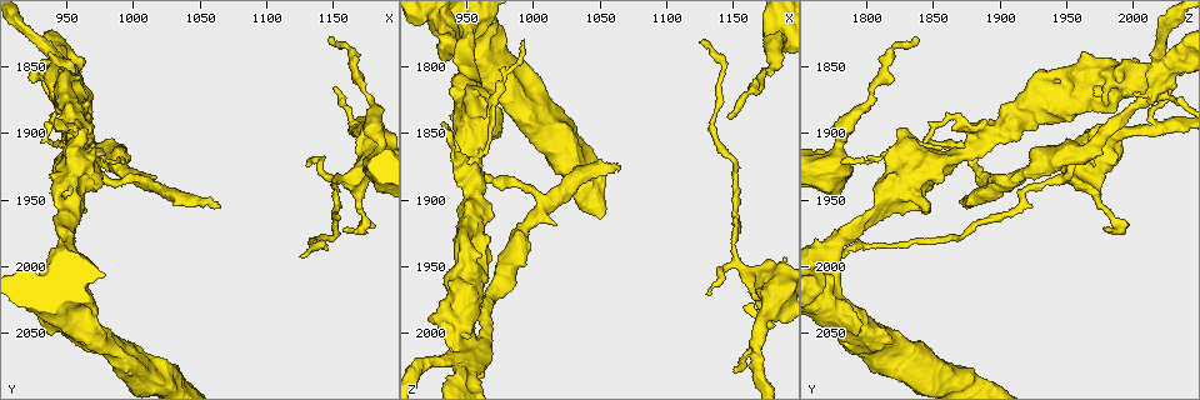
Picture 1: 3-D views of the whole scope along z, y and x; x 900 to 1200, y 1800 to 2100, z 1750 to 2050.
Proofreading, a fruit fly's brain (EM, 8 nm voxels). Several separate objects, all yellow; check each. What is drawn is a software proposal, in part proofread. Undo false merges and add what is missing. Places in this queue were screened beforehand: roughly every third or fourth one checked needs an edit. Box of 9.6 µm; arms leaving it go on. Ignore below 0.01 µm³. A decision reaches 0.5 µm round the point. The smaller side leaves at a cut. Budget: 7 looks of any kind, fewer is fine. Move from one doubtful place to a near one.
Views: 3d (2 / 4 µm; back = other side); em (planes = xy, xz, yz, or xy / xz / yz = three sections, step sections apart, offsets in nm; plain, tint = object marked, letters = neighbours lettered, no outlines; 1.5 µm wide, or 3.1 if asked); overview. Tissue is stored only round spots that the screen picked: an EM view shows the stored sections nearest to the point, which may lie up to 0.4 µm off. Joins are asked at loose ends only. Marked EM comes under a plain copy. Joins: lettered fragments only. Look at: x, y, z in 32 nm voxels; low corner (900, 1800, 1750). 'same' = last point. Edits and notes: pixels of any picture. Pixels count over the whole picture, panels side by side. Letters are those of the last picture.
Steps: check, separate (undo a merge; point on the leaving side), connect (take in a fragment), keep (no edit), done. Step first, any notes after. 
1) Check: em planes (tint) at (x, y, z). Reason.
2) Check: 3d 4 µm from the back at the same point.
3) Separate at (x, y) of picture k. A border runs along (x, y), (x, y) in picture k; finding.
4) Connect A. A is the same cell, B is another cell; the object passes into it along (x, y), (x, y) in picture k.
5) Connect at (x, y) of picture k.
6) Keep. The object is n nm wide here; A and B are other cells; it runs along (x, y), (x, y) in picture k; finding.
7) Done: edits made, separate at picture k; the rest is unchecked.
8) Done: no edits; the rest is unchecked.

Check: em planes (letters) at (956, 1914, 1876). Sharp bend.

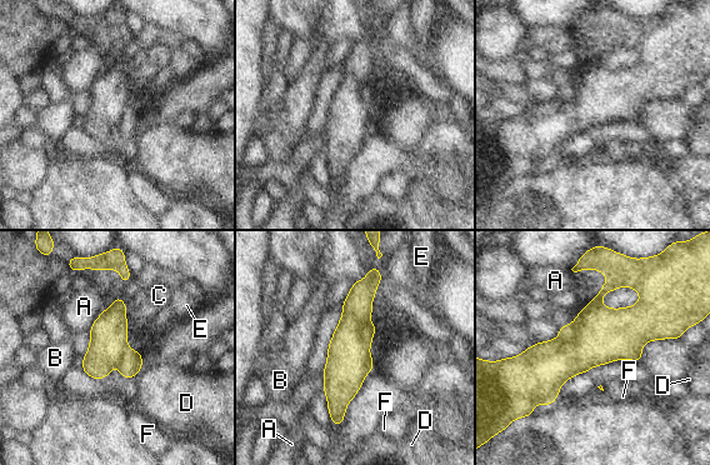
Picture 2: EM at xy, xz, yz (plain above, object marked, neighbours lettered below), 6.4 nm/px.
Separate at (366, 331) of picture 2. The object is 240 nm wide here; A, B, C, D, E and F are other cells; a border runs along (363, 321), (359, 336), (368, 350) in picture 2; a second neuron is stuck on.

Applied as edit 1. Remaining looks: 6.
Check: 3d 4 µm at (1150, 1864, 2028). Branch stops here.

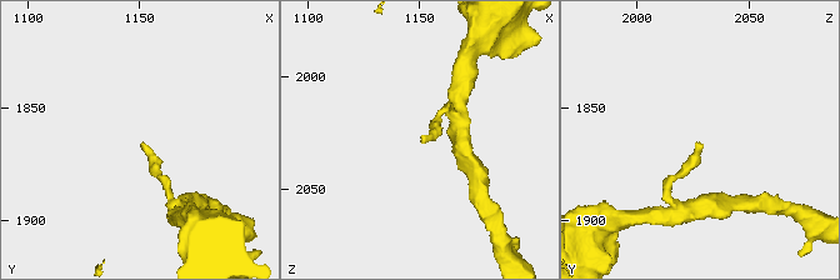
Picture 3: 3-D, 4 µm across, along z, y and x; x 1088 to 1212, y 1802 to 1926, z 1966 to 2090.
Check: em yz step 8 (letters) at (1150, 1865, 2028). Shape alone is not enough.

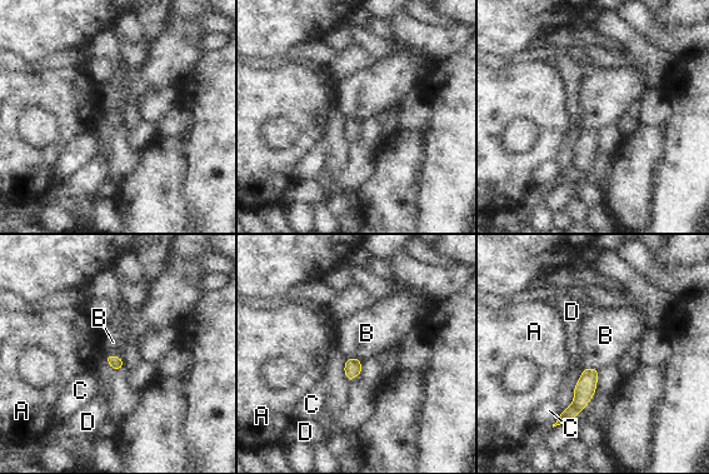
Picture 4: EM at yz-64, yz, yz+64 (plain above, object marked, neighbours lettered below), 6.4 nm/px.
Keep. The object is 80 nm wide here; A, B, C and D are other cells; a border runs along (345, 358), (358, 358), (362, 362) in picture 4; no lettered fragment goes on from it.

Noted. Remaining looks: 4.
Check: em planes (letters) at (1132, 1924, 1970). Free end.

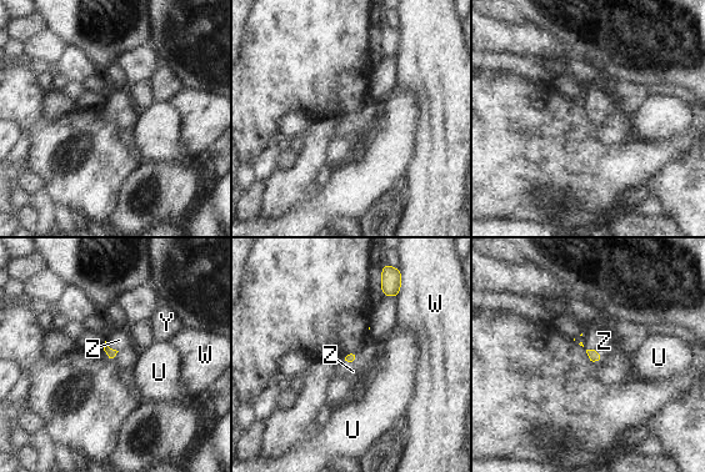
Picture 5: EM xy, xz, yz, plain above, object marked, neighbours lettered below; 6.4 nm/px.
Connect Z. Z is the same cell, U, W and Y are other cells; the neuron continues.

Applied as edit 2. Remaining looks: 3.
Done: edits made, separate at picture 2, connect at picture 5; the rest is unchecked.

